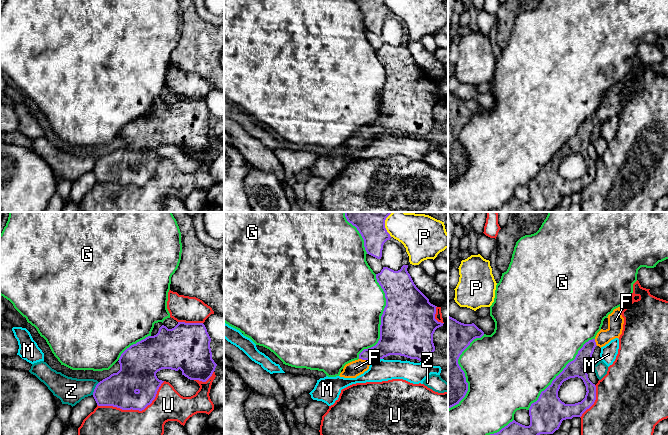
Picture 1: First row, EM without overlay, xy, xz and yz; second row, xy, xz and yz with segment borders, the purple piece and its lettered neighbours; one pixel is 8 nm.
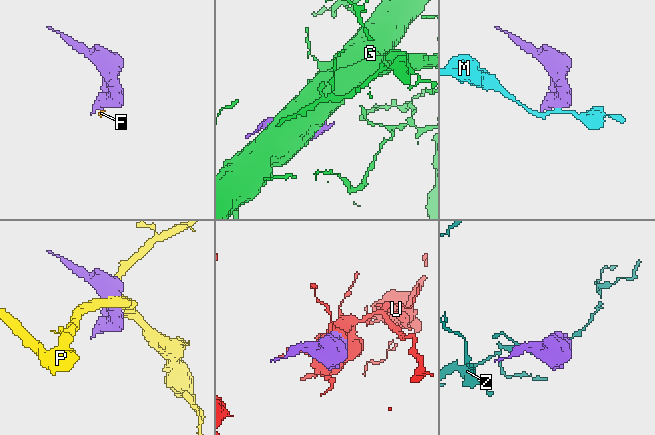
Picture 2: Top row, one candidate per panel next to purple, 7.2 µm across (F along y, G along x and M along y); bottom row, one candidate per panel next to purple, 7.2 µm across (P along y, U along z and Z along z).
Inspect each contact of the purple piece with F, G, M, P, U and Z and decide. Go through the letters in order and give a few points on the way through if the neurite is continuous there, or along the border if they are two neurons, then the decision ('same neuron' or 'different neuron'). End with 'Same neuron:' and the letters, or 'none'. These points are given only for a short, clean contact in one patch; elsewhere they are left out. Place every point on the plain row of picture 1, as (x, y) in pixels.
F: way xz (391, 118), (365, 135), (355, 144); same neuron
G: different neuron
M: different neuron
P: different neuron
U: different neuron
Z: border xy (99, 158), (92, 170); different neuron
Same neuron: F

